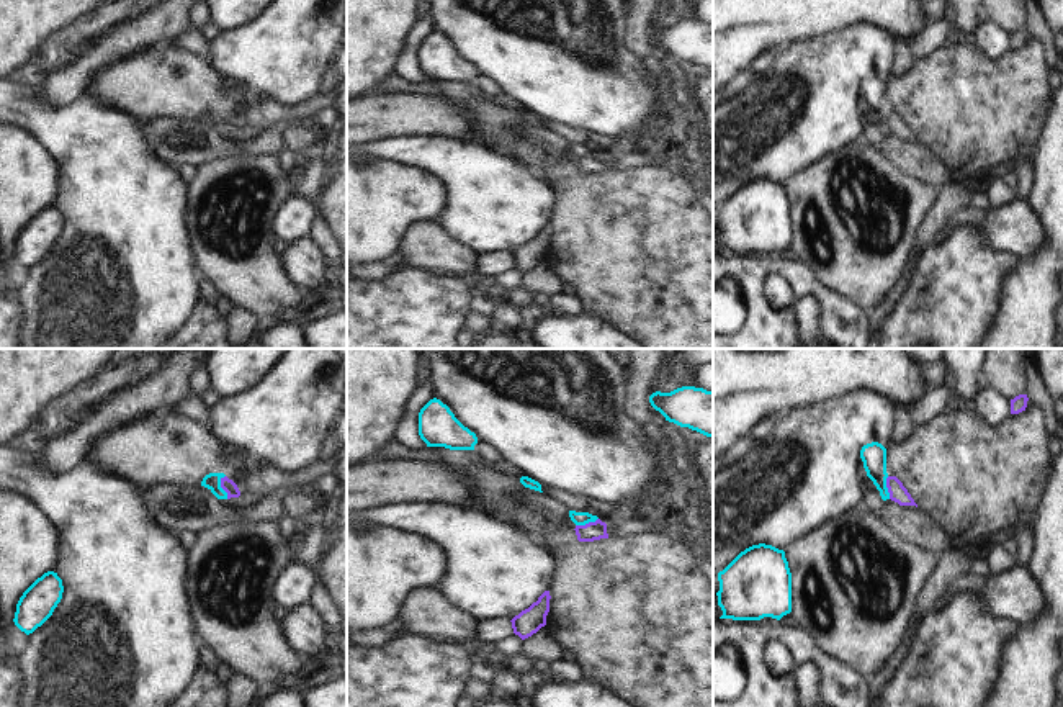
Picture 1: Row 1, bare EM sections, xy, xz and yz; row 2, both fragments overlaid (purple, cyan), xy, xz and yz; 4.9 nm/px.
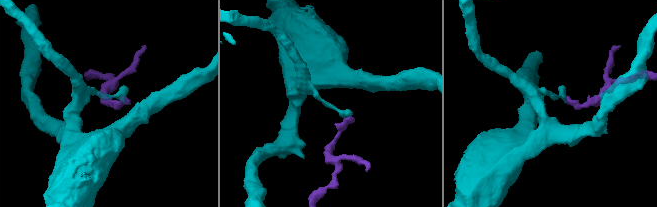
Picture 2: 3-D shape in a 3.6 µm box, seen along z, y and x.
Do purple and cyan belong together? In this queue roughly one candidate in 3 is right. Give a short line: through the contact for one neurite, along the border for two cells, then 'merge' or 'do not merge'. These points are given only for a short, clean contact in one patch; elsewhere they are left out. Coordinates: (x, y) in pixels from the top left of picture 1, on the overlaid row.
xy (224, 475), (221, 488), (228, 498) | do not merge

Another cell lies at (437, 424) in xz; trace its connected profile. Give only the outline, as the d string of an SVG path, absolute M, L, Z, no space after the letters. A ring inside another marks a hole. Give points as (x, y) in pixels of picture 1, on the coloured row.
M430 399L419 412L419 435L427 447L474 450L478 437L464 427L446 404Z

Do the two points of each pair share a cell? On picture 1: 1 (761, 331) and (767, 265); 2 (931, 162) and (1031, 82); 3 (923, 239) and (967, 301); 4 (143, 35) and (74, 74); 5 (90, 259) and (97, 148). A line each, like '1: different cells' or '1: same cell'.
1: same cell
2: different cells
3: different cells
4: same cell
5: same cell

